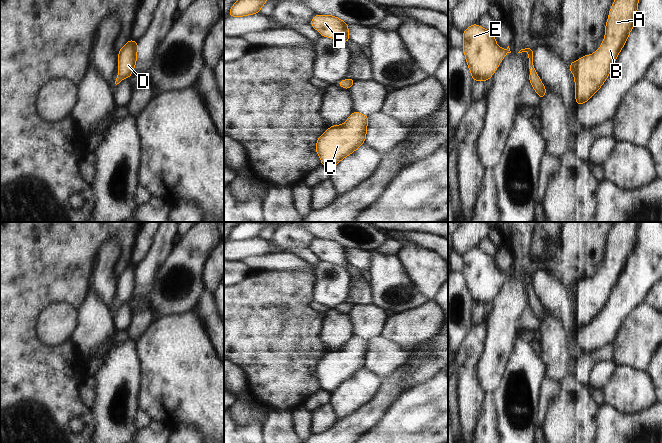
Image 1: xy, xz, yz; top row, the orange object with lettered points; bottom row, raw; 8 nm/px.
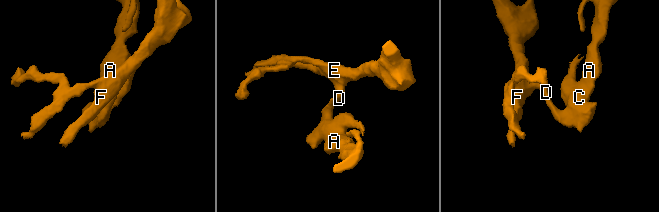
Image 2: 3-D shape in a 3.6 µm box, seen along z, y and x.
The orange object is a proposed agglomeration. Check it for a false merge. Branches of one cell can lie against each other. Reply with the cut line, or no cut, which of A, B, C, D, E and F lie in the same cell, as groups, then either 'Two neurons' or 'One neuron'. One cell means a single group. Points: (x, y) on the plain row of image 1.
No split. Groups: A B C D E F. One neuron

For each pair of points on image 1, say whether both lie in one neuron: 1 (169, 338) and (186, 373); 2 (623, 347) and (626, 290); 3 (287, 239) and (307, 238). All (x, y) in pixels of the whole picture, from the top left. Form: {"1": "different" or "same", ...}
{"1": "same", "2": "different", "3": "same"}

